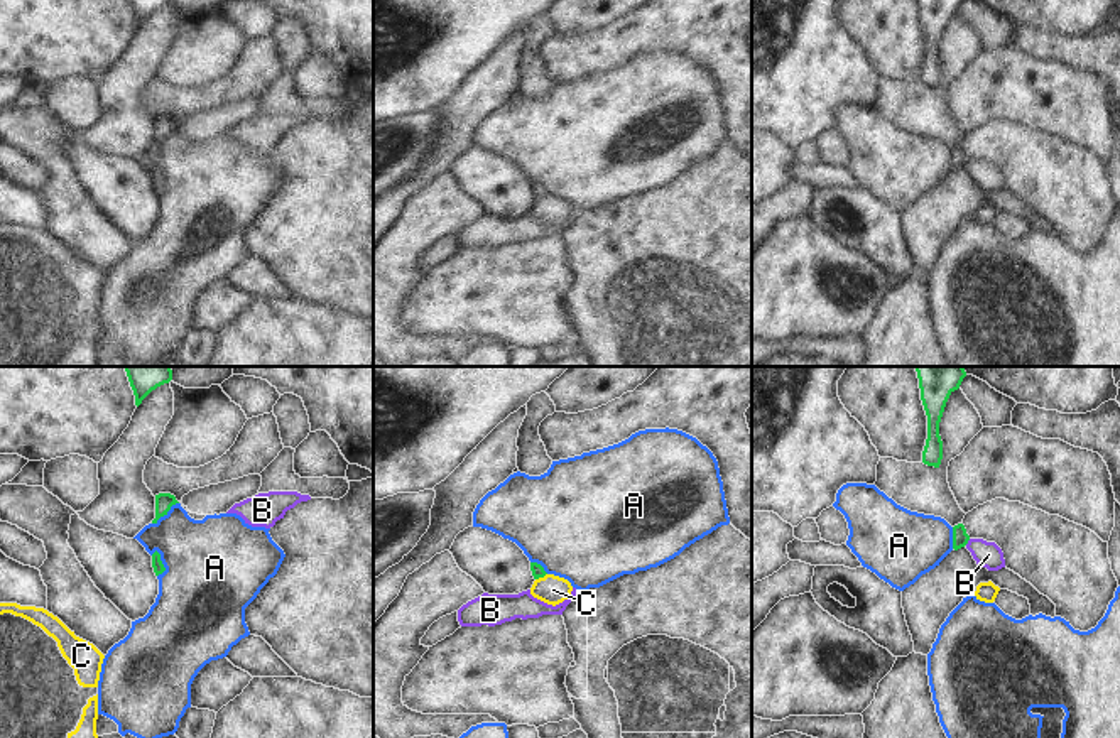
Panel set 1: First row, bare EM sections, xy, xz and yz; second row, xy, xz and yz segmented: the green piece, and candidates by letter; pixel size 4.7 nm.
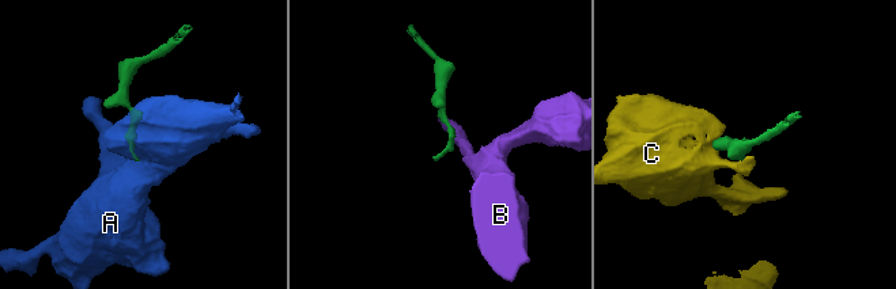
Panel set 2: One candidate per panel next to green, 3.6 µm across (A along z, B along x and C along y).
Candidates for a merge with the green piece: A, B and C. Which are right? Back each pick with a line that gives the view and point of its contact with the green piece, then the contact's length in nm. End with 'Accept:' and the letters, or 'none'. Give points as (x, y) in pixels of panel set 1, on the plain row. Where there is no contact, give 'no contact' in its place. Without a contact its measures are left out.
Accept: none

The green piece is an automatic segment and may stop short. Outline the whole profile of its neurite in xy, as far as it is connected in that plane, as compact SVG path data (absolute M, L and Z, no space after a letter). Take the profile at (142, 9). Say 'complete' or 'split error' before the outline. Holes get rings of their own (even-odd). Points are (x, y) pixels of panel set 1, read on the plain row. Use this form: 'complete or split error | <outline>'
complete | M128 0L135 17L135 27L139 29L152 12L164 5L169 5L171 2L172 0Z

